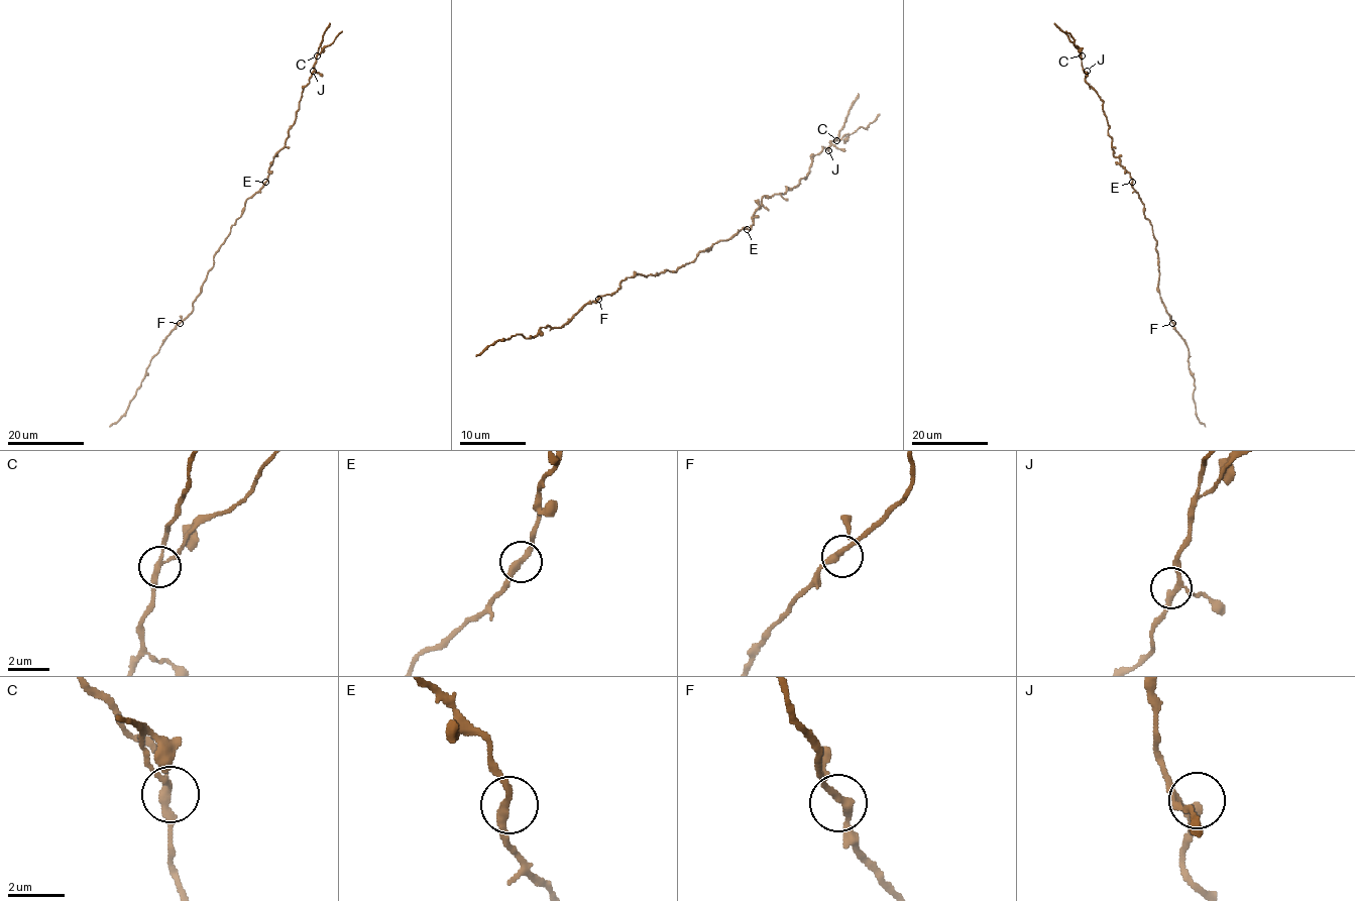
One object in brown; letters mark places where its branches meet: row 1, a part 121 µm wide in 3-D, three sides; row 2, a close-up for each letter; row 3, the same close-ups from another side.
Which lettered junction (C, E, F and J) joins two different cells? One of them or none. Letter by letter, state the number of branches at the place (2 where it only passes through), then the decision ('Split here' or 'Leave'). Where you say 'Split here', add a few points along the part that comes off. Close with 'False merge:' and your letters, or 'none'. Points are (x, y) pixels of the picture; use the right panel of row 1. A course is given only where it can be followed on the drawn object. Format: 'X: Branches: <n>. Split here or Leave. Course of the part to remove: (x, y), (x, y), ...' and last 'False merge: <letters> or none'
C: Branches: 3. Split here. Course of the part to remove: (1081, 54), (1065, 31)
E: Branches: 2. Leave
F: Branches: 3. Leave
J: Branches: 3. Leave
False merge: C

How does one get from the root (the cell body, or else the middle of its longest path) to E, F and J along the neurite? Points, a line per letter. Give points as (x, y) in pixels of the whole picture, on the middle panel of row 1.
E: (694, 259), (717, 241), (730, 239), (743, 228), (747, 229)
F: (694, 259), (676, 270), (668, 269), (646, 275), (635, 274), (625, 279), (611, 294), (598, 299)
J: (694, 259), (717, 241), (749, 229), (762, 198), (793, 188), (807, 177), (821, 146), (828, 150)

